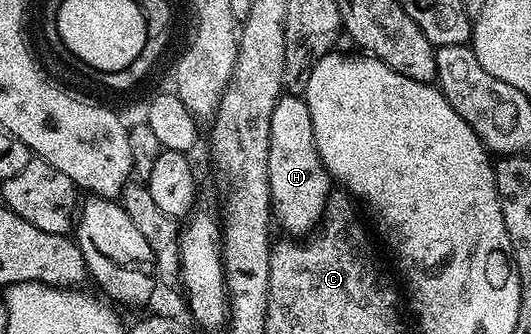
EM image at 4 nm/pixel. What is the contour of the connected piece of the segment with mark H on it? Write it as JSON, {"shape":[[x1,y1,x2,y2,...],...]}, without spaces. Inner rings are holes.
{"shape":[[282,95,277,101,274,107,274,115,270,115,270,151,268,152,268,182,270,183,270,199,272,200,272,216,280,225,285,229,285,234,291,235,293,238,300,239,305,235,312,232,320,223,320,218,324,215,324,204,328,201,328,195,330,192,330,178,327,173,324,172,324,165,320,161,318,155,318,149,314,143,314,127,310,123,310,111,308,110,308,104,304,101,303,96,300,95]]}

